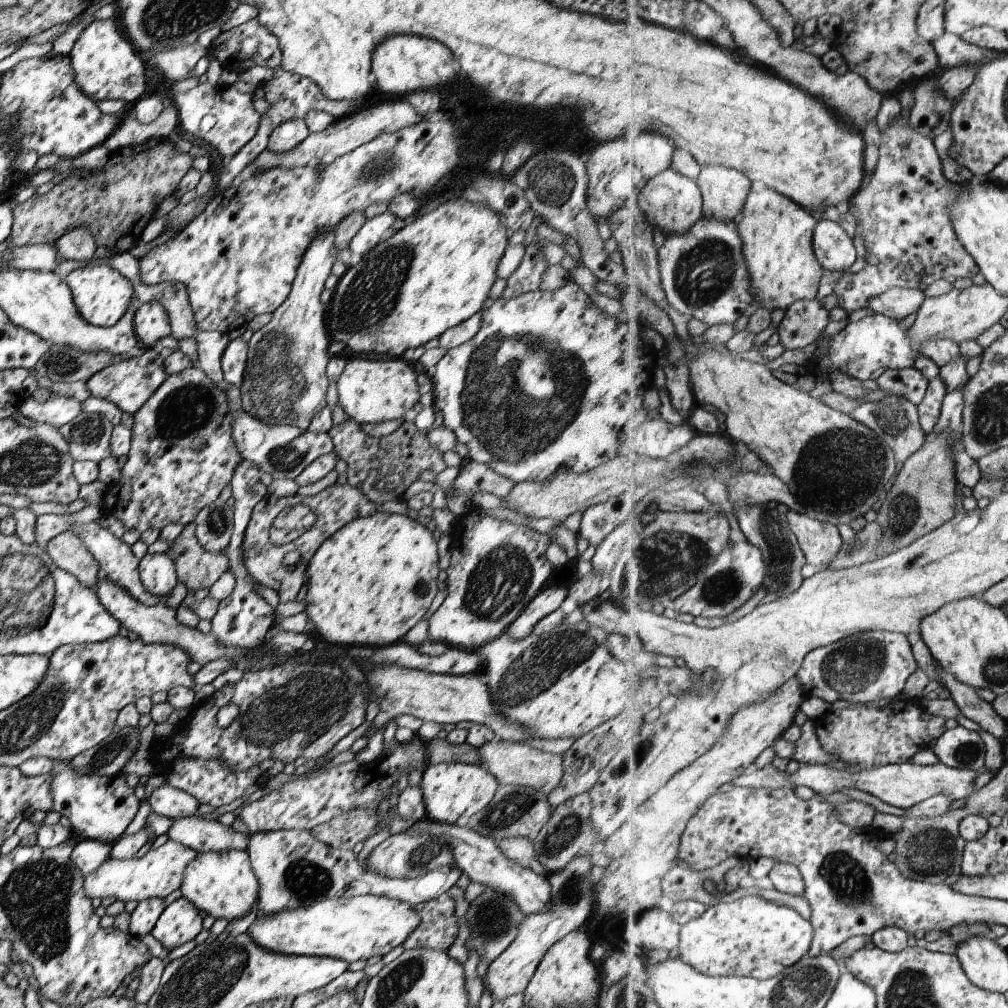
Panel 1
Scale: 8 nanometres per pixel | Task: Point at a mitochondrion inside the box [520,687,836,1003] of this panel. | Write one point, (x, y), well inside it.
(569, 829)

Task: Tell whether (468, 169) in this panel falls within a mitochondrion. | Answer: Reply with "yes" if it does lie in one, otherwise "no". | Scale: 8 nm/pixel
no

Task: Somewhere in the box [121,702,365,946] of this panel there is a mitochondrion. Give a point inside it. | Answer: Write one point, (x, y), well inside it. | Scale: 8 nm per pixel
(304, 880)

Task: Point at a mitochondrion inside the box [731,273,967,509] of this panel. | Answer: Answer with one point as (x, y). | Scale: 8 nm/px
(838, 451)

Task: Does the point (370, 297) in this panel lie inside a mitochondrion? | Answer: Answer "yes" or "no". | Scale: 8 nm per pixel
yes

